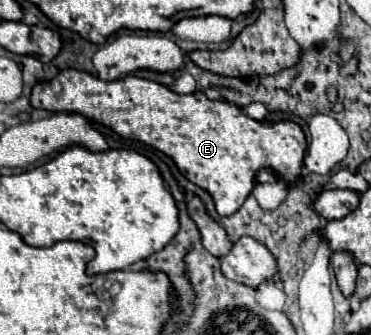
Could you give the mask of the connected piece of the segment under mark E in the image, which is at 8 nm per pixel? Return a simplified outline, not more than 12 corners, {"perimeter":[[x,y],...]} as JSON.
{"perimeter":[[63,69],[31,105],[79,113],[163,151],[243,205],[261,167],[293,183],[307,149],[201,91]]}

